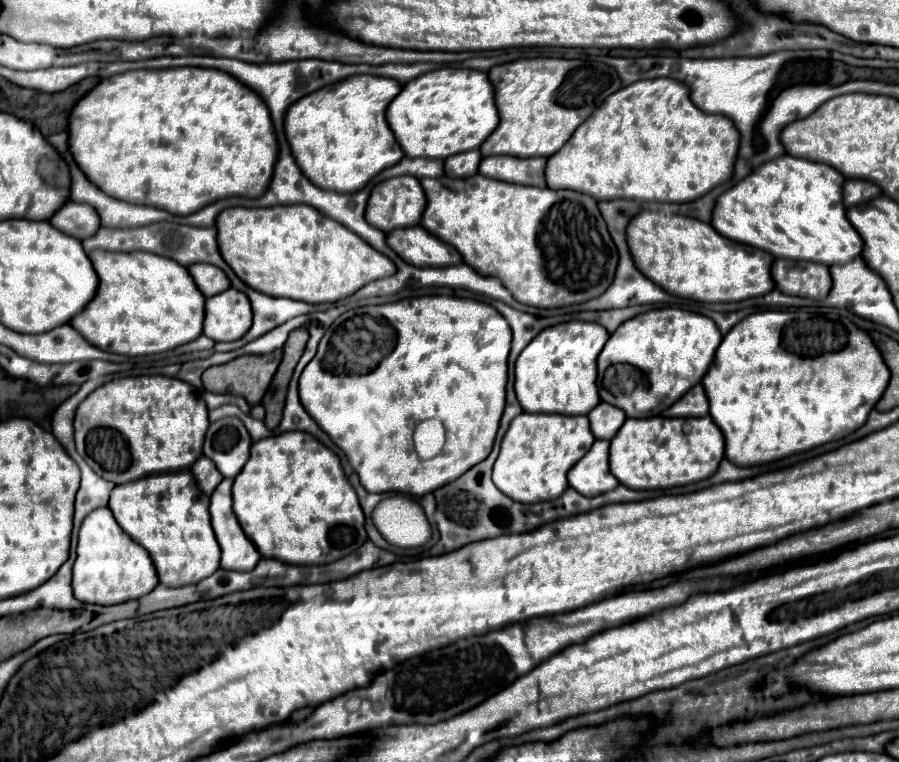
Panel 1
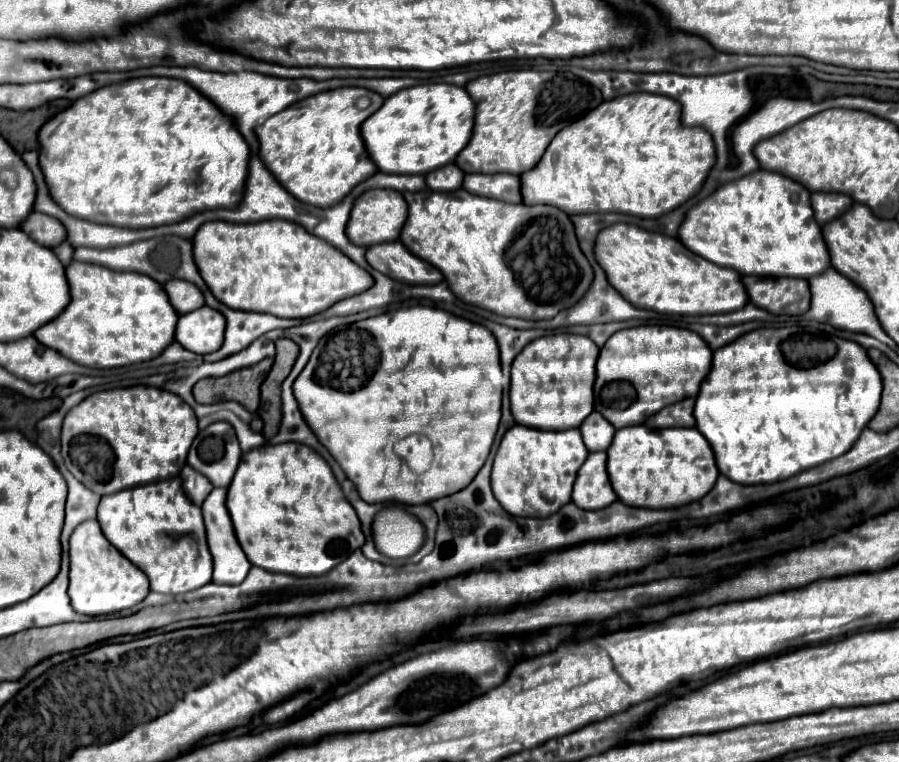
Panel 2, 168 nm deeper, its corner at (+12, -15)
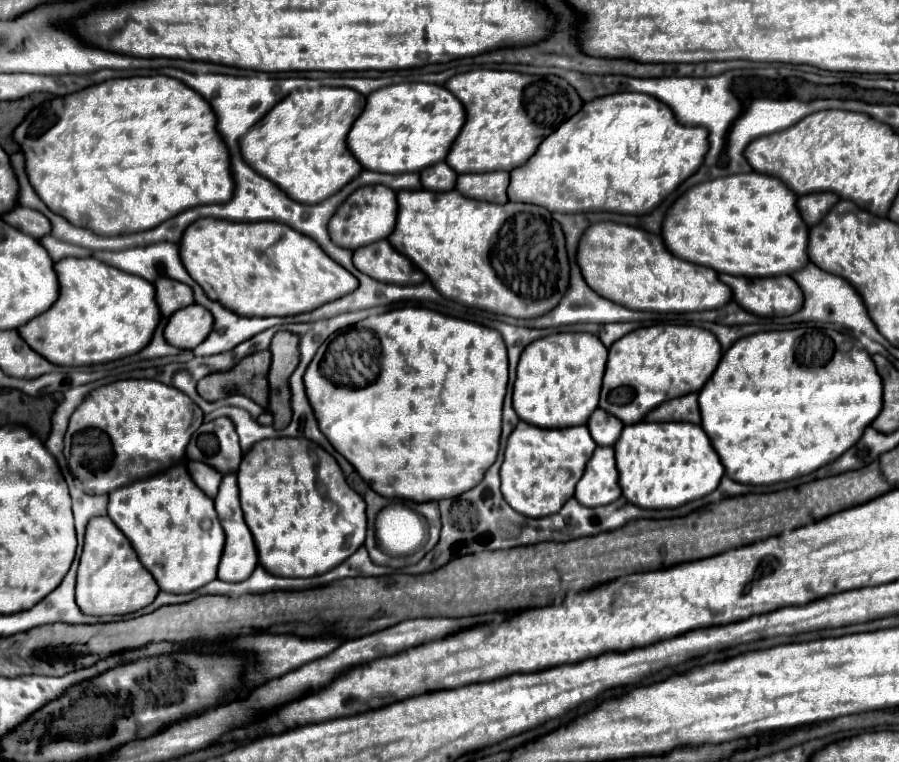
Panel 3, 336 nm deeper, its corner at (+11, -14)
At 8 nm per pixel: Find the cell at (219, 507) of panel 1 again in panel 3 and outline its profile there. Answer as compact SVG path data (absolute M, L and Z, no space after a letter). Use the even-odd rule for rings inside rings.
M226 474L222 478L220 490L218 490L218 496L216 496L214 502L216 502L216 512L218 512L218 518L220 518L220 524L222 524L224 532L226 532L226 546L224 546L220 566L218 566L218 578L224 580L224 582L242 582L254 572L254 568L258 564L258 556L256 556L252 534L250 534L250 530L248 530L248 526L244 522L244 516L242 516L236 474Z

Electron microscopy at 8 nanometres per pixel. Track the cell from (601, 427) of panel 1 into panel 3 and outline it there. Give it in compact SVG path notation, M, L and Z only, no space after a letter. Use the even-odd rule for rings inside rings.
M602 408L594 410L588 420L588 430L598 446L614 446L620 438L622 428L624 424L618 422L618 418L614 418L612 414L606 414L606 410Z

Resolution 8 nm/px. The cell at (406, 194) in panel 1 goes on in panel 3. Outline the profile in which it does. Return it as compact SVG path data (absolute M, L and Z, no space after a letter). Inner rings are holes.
M362 186L358 190L354 190L332 214L330 222L328 222L328 232L330 238L336 246L348 248L348 250L356 250L362 246L368 246L370 242L378 242L390 236L390 232L394 230L396 224L396 192L390 190L388 186Z

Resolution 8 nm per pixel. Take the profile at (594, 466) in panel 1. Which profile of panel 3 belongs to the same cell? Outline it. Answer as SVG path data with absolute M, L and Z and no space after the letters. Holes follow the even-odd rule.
M596 448L586 464L584 476L576 484L574 498L584 506L604 506L622 496L614 462L614 448Z

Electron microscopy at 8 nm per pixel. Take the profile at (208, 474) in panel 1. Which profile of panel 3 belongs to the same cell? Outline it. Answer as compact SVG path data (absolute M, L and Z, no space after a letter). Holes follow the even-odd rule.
M188 460L186 462L190 476L194 478L194 482L202 488L202 492L210 498L214 498L218 494L218 486L224 474L218 474L218 470L214 470L214 466L206 466L206 462L194 462Z

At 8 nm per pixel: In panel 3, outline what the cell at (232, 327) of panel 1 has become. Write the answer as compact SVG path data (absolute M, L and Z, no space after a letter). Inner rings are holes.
M190 304L182 310L176 310L168 318L168 324L164 328L164 338L168 344L176 348L192 350L194 346L198 346L198 342L206 338L212 322L214 318L206 308L198 304Z

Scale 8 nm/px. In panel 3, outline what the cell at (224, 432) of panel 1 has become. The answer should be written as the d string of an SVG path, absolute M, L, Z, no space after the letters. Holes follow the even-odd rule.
M228 418L204 422L186 446L186 458L206 462L224 474L236 472L242 460L242 450L234 424Z

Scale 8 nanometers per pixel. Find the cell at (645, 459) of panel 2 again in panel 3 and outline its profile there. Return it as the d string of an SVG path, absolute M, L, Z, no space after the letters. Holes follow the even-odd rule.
M638 422L634 426L624 426L614 450L622 494L628 502L642 508L676 508L698 500L714 492L724 474L716 450L698 424Z

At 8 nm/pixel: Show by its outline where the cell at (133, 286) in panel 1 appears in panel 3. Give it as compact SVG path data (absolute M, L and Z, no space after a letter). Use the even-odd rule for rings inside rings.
M64 258L54 264L54 272L60 284L58 300L40 316L32 318L18 328L26 344L42 354L48 362L56 366L92 366L112 362L130 354L140 352L152 338L154 328L158 326L160 314L154 302L154 286L138 276L126 274L114 266L106 266L96 258Z

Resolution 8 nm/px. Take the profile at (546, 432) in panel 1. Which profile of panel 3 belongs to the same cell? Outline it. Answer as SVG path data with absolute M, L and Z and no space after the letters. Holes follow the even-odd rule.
M518 422L508 438L504 464L500 468L502 494L506 502L524 516L540 518L560 512L582 478L582 470L594 452L596 442L590 438L588 426L572 426L562 430L542 430L534 424Z

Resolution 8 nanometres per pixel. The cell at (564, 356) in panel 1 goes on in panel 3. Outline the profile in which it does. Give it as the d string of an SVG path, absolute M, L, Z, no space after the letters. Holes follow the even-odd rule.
M560 332L532 342L522 352L514 382L516 414L540 428L568 428L586 424L598 408L608 348L590 332Z

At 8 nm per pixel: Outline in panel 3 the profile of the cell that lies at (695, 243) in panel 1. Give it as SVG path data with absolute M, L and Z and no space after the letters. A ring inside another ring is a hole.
M596 222L590 224L586 234L578 242L576 262L580 266L582 278L594 288L602 298L628 306L630 310L648 310L648 312L696 312L696 310L714 310L730 302L730 288L718 280L718 274L712 268L698 266L670 254L658 234L644 232L642 228L616 224L616 222Z

